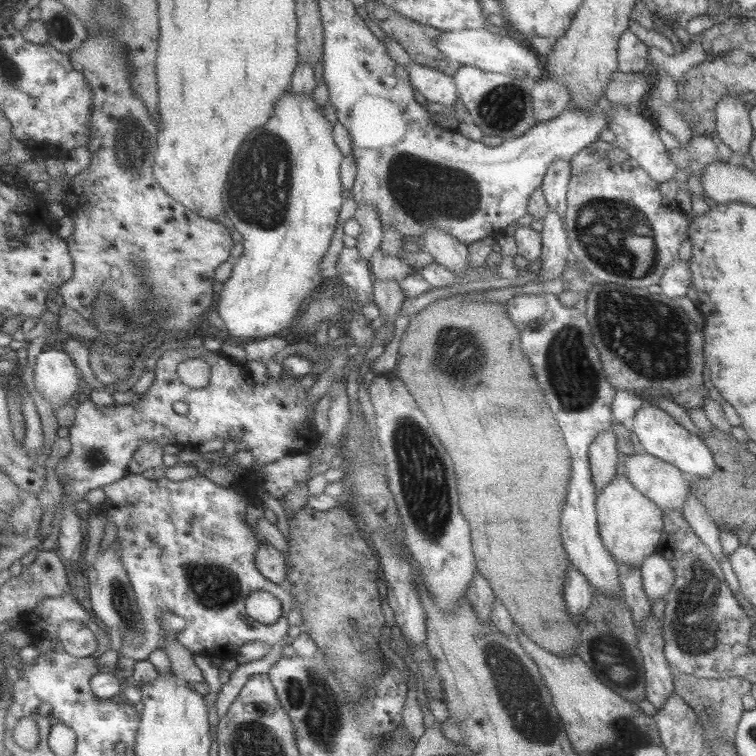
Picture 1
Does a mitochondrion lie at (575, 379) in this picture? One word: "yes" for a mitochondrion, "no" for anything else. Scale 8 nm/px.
yes

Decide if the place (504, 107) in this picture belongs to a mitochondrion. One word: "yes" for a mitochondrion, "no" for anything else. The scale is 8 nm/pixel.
yes

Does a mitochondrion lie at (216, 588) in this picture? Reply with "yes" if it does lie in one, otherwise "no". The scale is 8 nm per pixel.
yes

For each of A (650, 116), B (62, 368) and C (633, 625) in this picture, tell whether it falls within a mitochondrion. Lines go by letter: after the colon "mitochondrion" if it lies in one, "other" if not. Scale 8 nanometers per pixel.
A: other
B: other
C: other

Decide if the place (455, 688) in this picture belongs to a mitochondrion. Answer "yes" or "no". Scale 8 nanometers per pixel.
no

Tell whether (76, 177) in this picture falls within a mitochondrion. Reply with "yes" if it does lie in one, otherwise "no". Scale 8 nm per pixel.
no

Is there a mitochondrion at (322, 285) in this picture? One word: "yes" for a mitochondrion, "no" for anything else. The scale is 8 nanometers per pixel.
no

